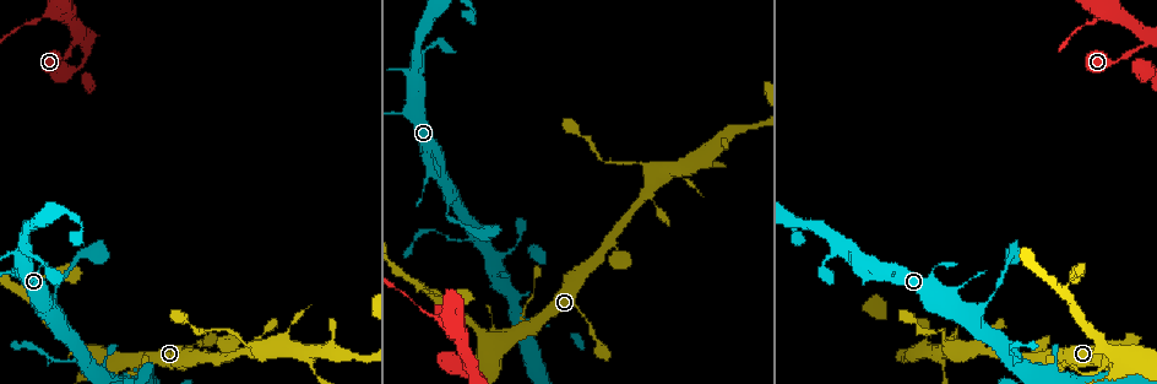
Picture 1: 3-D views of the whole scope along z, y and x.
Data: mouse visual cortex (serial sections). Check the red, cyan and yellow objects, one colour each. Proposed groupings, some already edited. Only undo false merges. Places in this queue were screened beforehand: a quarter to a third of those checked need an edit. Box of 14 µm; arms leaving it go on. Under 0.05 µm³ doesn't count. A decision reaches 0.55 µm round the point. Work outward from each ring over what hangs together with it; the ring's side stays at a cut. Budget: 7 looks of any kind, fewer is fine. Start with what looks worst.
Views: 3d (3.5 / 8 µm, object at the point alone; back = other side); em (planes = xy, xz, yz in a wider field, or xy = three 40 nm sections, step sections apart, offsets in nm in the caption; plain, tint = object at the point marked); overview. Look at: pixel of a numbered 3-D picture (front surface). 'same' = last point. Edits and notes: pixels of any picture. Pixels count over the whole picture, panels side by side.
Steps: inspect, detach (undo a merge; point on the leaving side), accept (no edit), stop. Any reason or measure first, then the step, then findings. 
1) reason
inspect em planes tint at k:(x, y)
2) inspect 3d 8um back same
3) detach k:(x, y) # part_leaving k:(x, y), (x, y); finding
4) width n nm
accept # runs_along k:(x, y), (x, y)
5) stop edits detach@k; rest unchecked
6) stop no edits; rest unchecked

branch point
inspect 3d 3.5um at 1:(469, 239)

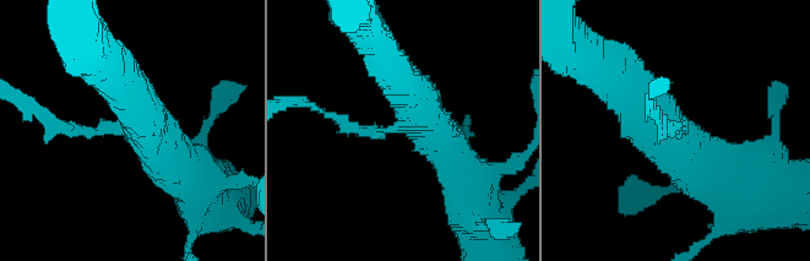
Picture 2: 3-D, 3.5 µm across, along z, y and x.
arms 3; arm_widths 150, 500, 600 nm
inspect em xy step 5 tint at 2:(399, 126)

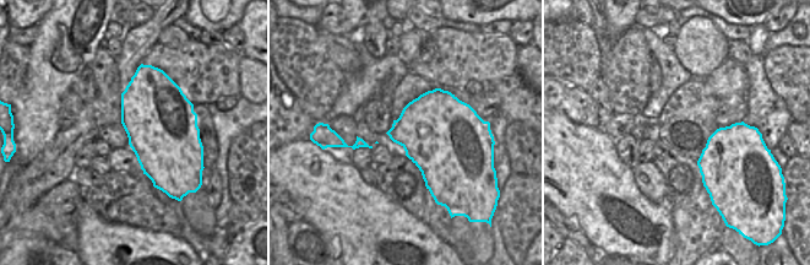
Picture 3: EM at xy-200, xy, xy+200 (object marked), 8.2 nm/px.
another direction
inspect em xy step 2 tint same

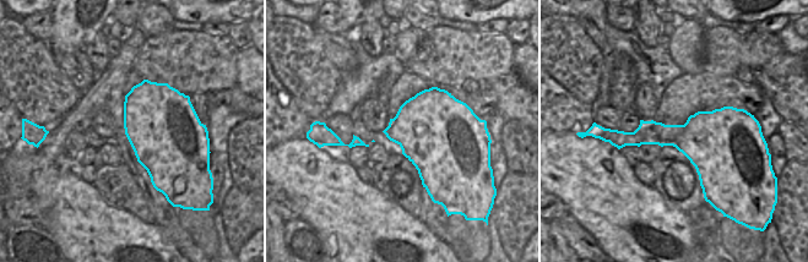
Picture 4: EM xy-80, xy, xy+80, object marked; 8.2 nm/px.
accept # all the same cell

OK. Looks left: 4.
a fork
inspect 3d 3.5um at 1:(75, 40)

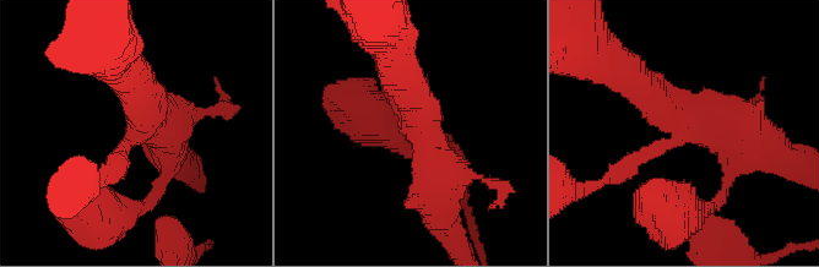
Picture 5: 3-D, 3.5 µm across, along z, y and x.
arms 3; arm_widths 250, 450, 500 nm; shape alone is not enough
inspect em xy step 3 tint at 5:(139, 129)

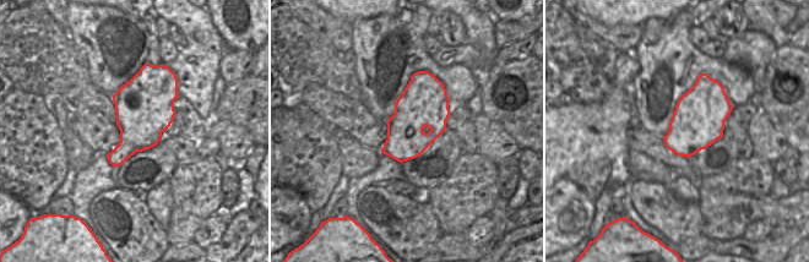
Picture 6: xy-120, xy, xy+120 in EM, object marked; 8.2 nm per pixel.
accept # runs_along 5:(114, 168), (140, 131), (125, 75); all the same cell

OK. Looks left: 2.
abrupt turn
inspect 3d 3.5um at 1:(46, 16)

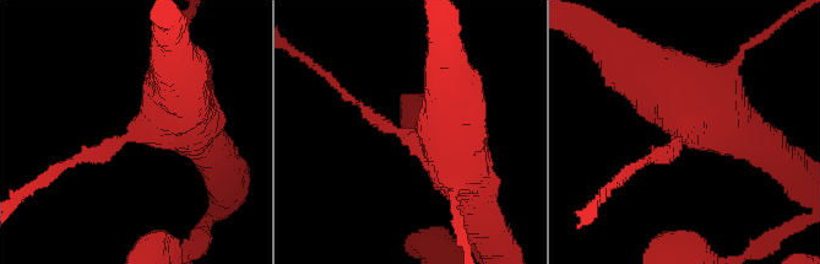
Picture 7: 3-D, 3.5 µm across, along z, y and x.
inspect em xy step 2 tint at 7:(143, 129)

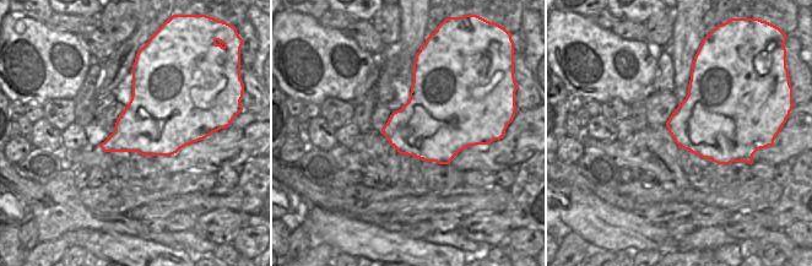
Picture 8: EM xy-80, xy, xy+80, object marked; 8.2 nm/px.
width 600 nm
detach 7:(663, 160) # part_leaving 7:(678, 143), (609, 187); a second cell is stuck on

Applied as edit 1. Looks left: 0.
stop edits detach@7; rest unchecked

